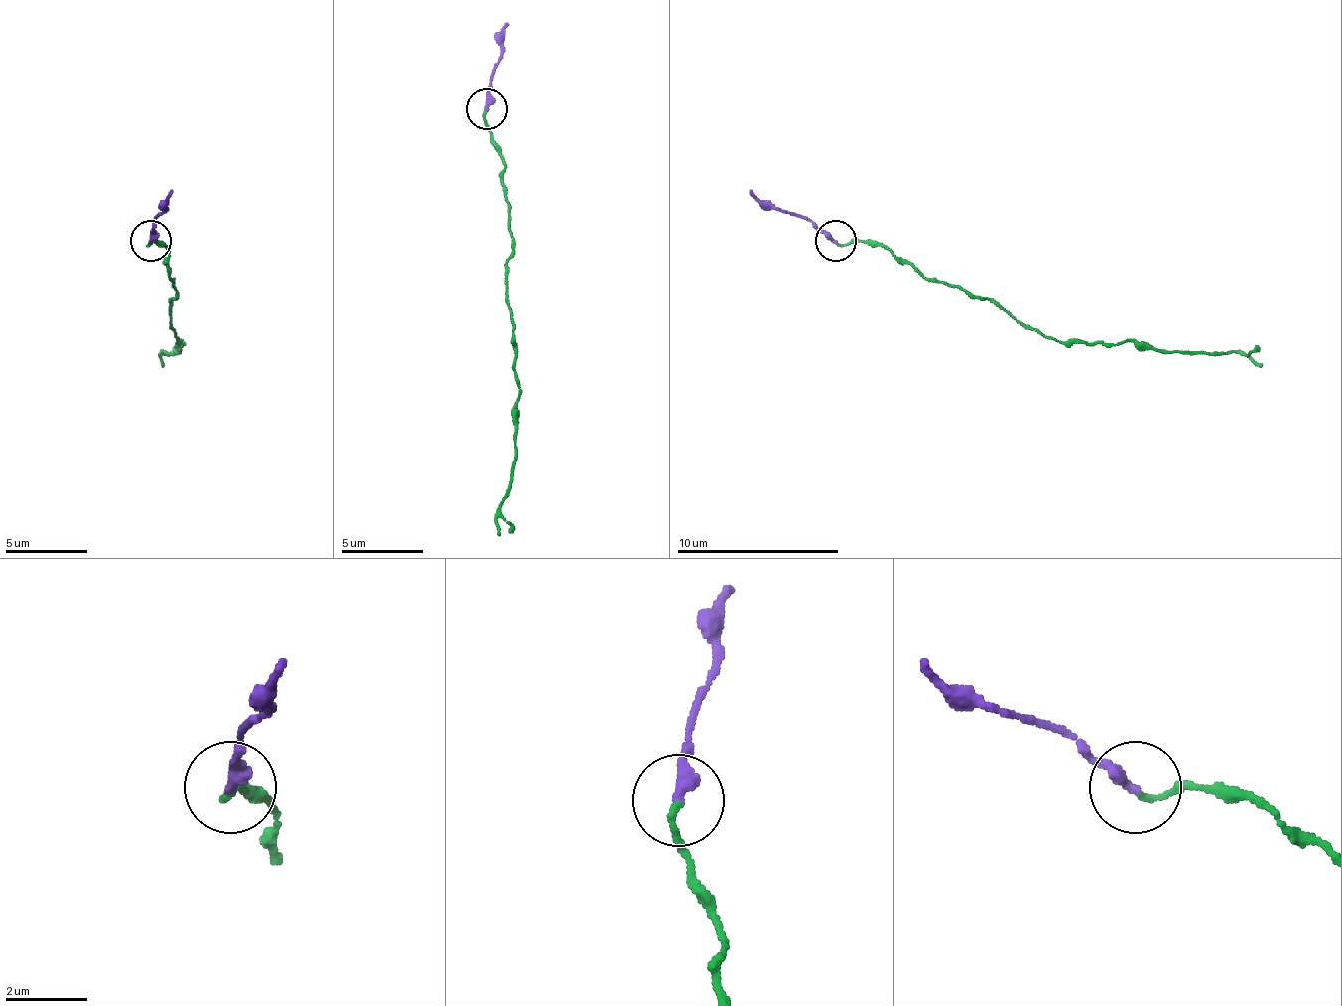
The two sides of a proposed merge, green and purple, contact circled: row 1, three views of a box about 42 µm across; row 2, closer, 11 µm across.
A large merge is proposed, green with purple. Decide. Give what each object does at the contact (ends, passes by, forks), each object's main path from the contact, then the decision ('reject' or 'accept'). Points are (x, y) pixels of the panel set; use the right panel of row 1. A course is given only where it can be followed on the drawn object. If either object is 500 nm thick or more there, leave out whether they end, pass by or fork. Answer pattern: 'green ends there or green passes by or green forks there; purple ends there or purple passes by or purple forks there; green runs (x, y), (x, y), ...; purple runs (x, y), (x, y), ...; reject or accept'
green ends there; purple ends there; green runs (834, 244), (883, 244), (928, 276), (997, 301), (1059, 342), (1128, 342), (1214, 354), (1242, 354), (1263, 366); purple runs (834, 240), (810, 219), (765, 207), (748, 191); accept

